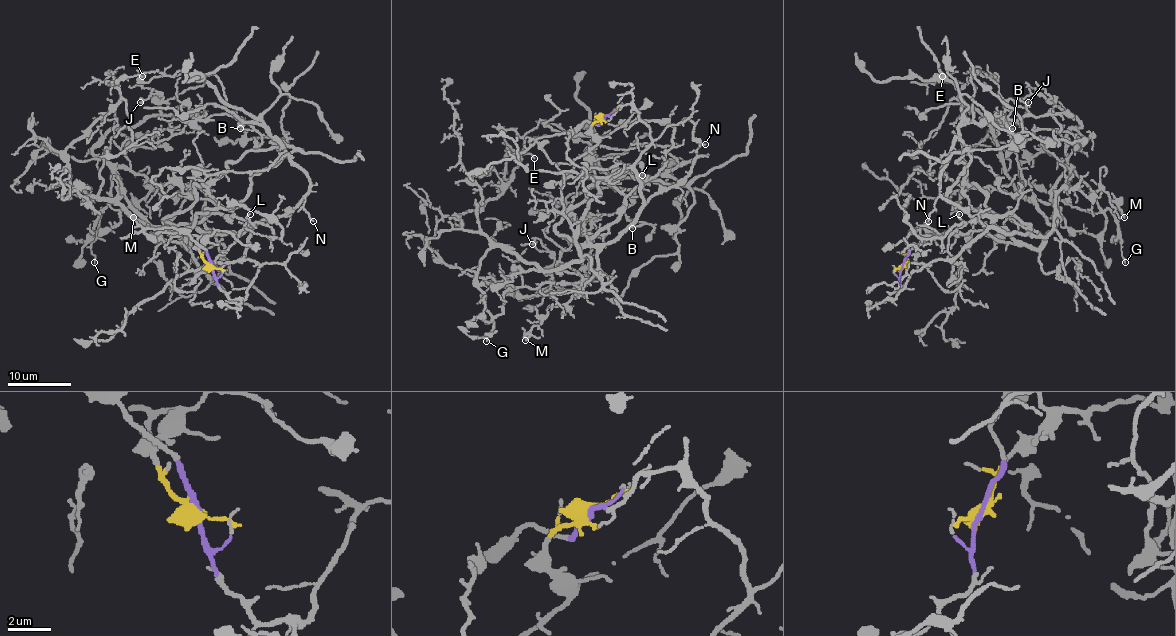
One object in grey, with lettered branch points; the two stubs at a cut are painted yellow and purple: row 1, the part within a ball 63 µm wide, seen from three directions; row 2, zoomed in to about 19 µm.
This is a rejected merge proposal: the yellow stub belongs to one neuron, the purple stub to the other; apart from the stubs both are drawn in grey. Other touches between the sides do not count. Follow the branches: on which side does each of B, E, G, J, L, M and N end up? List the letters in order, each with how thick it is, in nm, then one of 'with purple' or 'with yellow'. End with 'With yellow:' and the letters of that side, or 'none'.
B: 100 nm | with purple
E: 110 nm | with yellow
G: 90 nm | with yellow
J: 130 nm | with yellow
L: 110 nm | with yellow
M: 110 nm | with yellow
N: 110 nm | with purple
With yellow: E, G, J, L, M

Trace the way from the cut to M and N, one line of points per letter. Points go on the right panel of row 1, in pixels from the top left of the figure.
M: (901, 267), (909, 251), (946, 232), (986, 231), (1037, 248), (1053, 227), (1062, 189), (1104, 191), (1124, 218)
N: (901, 267), (900, 288), (888, 299), (916, 270), (954, 259), (986, 229), (939, 197), (928, 221)

